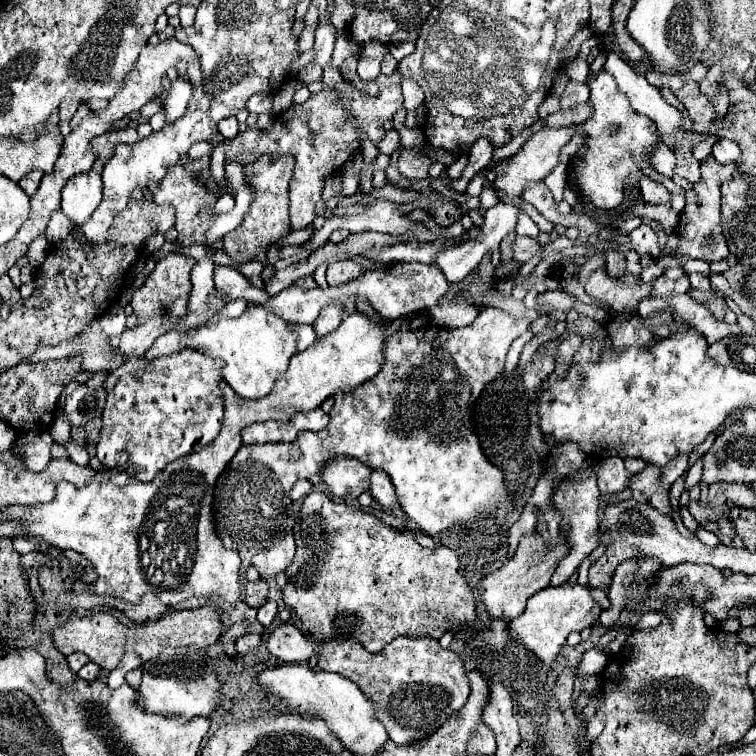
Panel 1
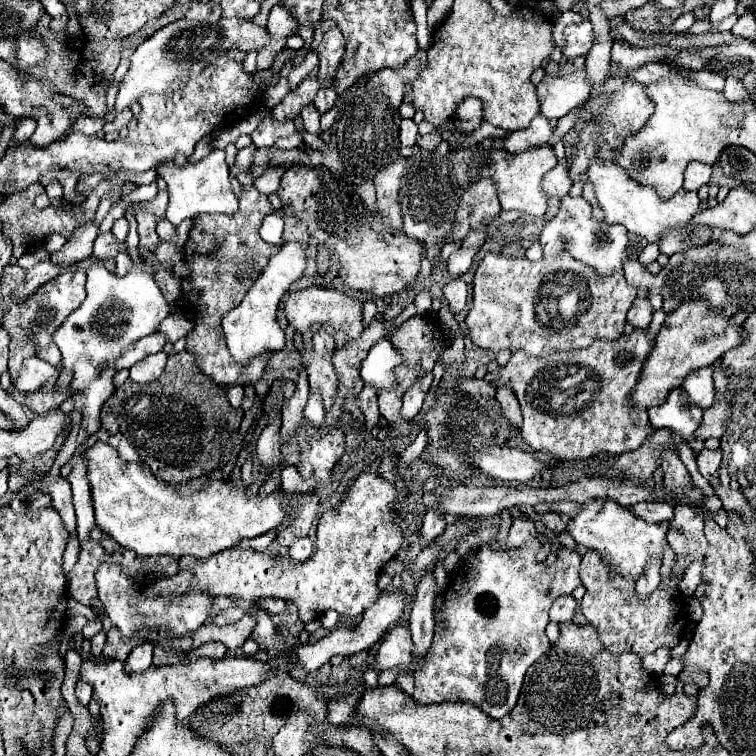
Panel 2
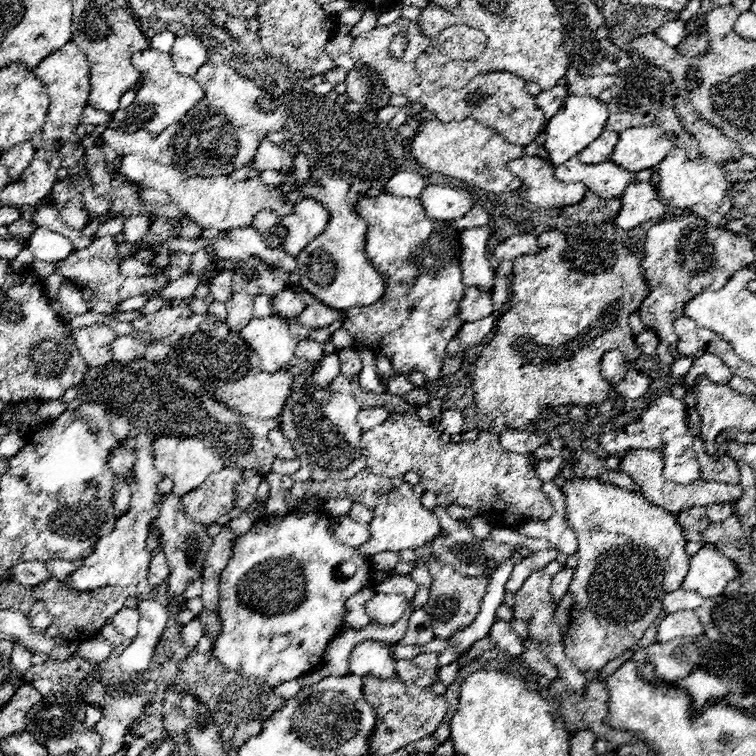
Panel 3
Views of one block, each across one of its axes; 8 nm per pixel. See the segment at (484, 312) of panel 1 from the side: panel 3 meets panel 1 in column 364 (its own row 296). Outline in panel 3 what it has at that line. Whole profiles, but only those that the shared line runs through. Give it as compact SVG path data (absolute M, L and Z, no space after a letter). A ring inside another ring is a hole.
M380 194L376 198L362 196L358 212L362 212L368 224L366 256L382 274L386 292L384 298L372 306L358 308L356 312L346 310L342 328L348 330L358 346L376 356L384 354L396 372L422 372L428 382L434 382L440 376L438 372L448 342L464 324L458 316L458 304L464 298L466 286L492 292L494 270L486 258L486 244L492 230L490 226L480 226L466 228L458 234L458 228L450 222L430 220L416 200L390 194Z

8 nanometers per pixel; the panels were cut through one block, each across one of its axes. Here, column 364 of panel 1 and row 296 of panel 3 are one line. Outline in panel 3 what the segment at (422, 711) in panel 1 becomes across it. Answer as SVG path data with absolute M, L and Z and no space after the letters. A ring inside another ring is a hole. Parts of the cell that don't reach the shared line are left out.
M694 214L658 222L646 234L642 260L642 272L652 294L642 302L638 314L660 340L676 344L678 334L674 332L674 320L684 314L684 306L694 298L694 294L704 290L722 290L736 270L746 268L752 262L754 244L748 236L714 228L704 218Z

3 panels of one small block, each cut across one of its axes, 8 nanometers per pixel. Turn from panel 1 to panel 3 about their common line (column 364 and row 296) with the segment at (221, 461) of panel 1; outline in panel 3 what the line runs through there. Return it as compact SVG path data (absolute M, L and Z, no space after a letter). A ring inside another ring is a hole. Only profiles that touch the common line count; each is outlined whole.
M314 164L310 178L306 184L296 182L296 186L282 184L278 190L284 194L284 200L288 204L296 204L300 198L314 198L320 202L326 210L330 210L330 222L324 228L320 236L316 236L298 256L298 272L300 280L298 286L306 292L314 294L320 302L328 304L334 310L348 310L352 306L370 306L378 302L384 294L384 280L376 268L370 266L366 258L366 222L354 214L350 202L348 202L348 190L352 186L352 180L340 178L336 174L330 174L322 164Z

